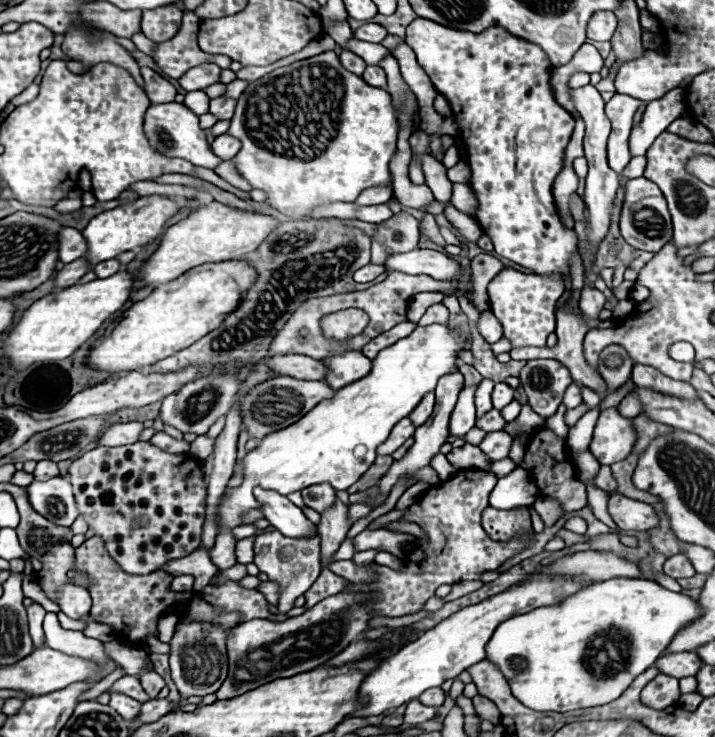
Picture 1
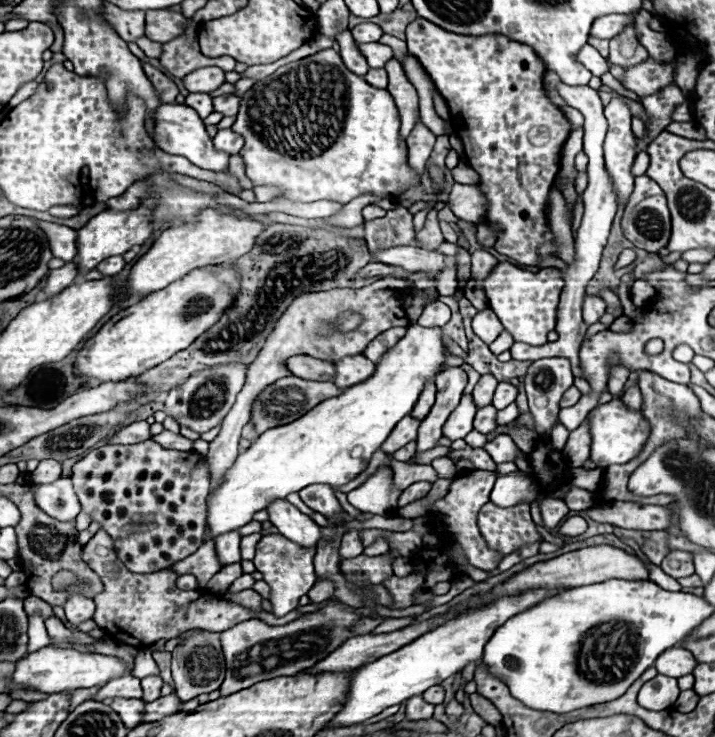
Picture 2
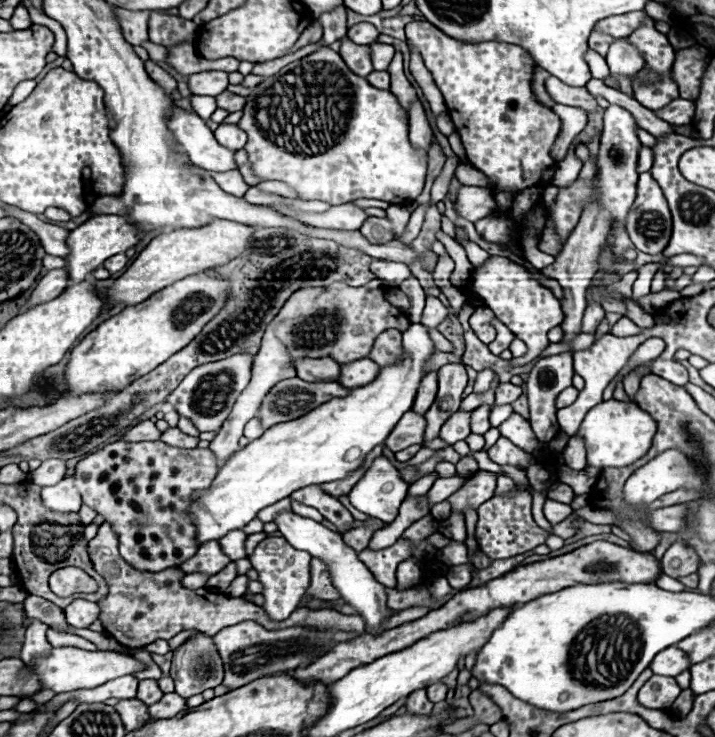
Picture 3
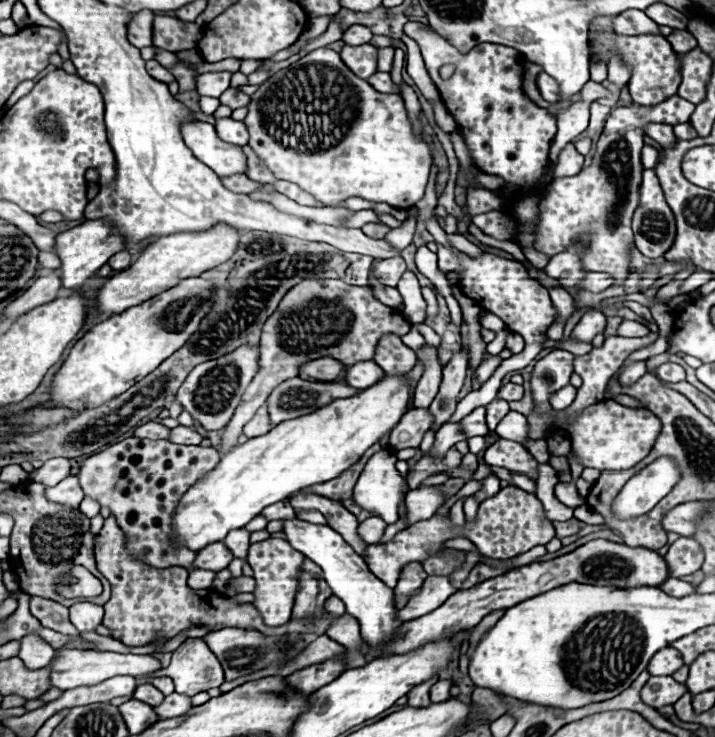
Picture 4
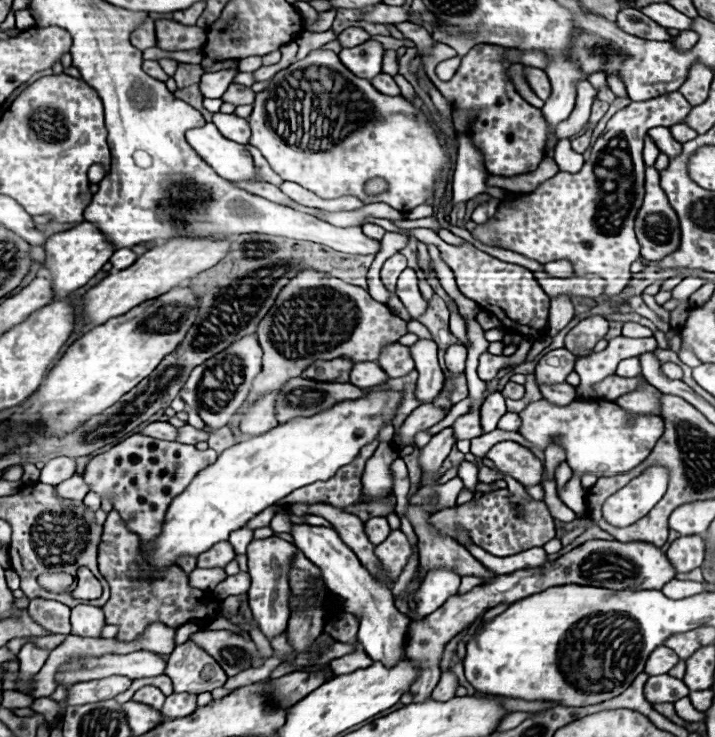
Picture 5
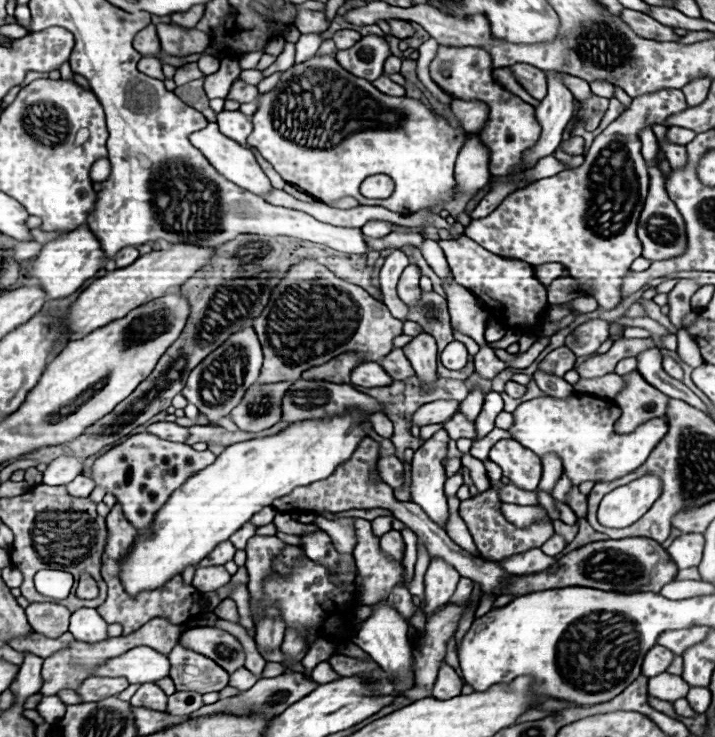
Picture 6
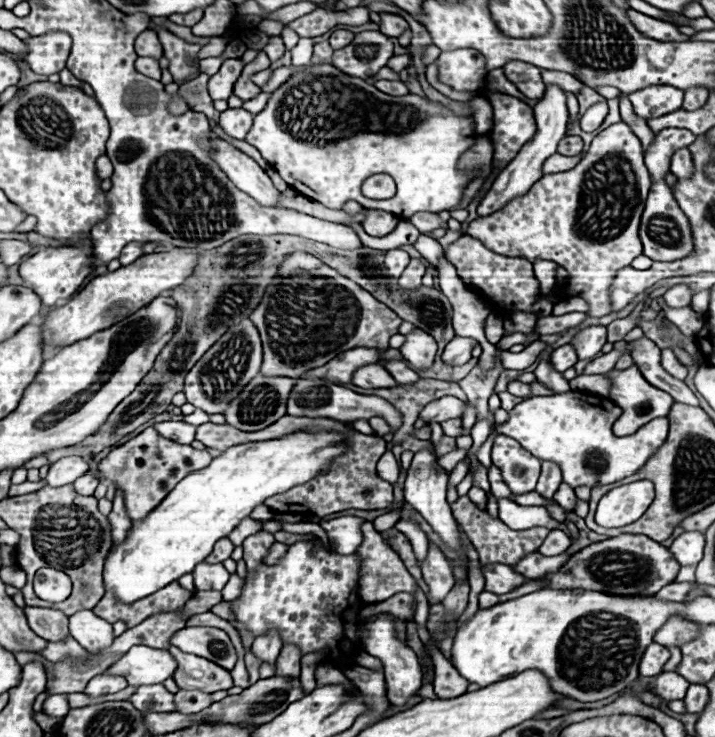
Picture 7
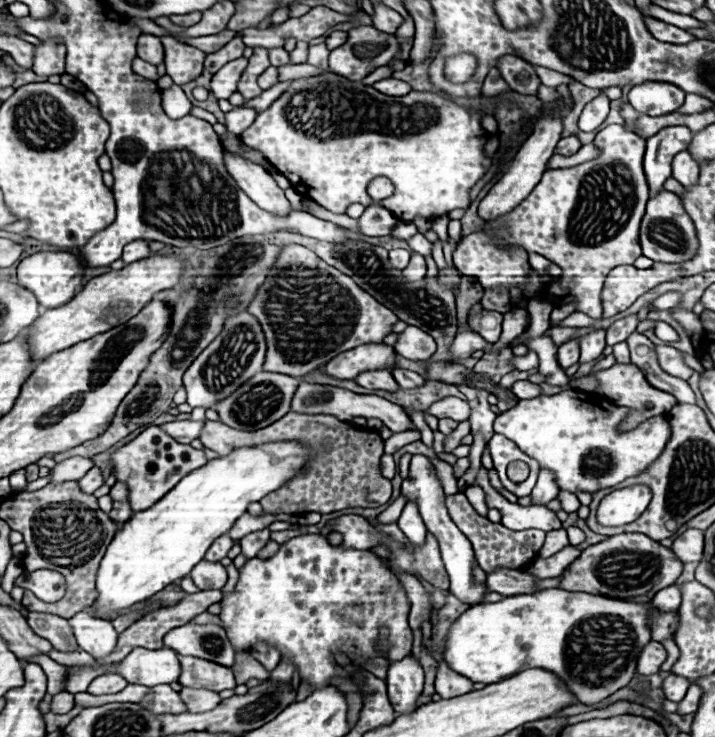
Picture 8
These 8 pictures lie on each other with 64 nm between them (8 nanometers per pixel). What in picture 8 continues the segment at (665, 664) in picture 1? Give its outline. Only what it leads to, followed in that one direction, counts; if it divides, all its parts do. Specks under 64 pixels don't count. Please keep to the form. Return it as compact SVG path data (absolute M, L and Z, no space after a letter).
M650 640L644 650L640 652L640 658L638 658L638 666L636 666L636 672L638 674L656 674L660 670L660 664L666 660L666 650L660 642L654 642Z

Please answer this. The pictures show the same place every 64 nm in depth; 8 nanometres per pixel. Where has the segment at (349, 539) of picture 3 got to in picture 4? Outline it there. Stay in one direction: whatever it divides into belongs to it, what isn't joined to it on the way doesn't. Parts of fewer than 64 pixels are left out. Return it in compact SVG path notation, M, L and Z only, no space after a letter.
M372 516L372 518L364 520L364 522L360 522L358 534L360 534L360 538L362 538L366 544L378 544L380 538L382 538L382 534L384 534L384 530L386 530L386 526L388 526L388 524L386 524L382 518Z

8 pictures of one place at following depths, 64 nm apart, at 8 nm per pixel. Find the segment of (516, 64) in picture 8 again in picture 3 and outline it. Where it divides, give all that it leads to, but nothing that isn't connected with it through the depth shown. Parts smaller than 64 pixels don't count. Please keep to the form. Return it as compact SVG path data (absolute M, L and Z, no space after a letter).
M550 76L546 78L544 82L546 86L546 92L550 94L550 98L554 98L558 104L568 104L568 106L578 106L578 108L584 108L588 114L592 110L596 110L596 98L592 98L586 88L570 88L570 86L564 86L558 78Z

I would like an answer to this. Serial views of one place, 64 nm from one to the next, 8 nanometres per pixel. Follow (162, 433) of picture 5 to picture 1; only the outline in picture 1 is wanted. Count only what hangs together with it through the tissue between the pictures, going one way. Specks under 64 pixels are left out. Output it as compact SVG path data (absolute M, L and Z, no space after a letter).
M116 422L98 440L100 446L126 446L140 440L144 430L142 422Z

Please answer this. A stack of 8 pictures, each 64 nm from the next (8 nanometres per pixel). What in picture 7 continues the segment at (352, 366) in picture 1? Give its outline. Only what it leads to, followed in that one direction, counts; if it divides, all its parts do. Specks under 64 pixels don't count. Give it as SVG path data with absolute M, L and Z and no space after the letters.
M380 364L358 368L354 372L352 382L360 388L394 388L396 386L396 380Z

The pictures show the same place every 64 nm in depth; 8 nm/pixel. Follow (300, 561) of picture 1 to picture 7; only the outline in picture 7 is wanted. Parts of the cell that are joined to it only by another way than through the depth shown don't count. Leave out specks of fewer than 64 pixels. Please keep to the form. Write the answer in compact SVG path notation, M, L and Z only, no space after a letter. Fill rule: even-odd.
M260 532L260 534L252 534L252 538L244 540L244 562L248 566L248 570L256 568L262 558L266 556L268 548L274 544L274 536L268 532ZM276 632L272 634L266 634L266 636L258 636L252 644L252 652L256 658L260 658L262 662L268 662L268 664L274 664L278 654L282 650L282 642L280 638L276 636Z

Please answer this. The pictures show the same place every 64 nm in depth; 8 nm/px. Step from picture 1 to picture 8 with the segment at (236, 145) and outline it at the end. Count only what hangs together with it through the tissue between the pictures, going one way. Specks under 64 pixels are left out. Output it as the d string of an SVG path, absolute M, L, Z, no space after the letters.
M236 108L232 112L226 112L226 128L234 134L242 134L256 118L256 110L252 108Z

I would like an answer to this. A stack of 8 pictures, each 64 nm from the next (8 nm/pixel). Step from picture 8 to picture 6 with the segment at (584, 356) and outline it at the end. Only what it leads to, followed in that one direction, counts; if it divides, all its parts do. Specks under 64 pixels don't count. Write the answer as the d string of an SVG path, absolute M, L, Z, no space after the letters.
M590 320L582 326L578 326L568 338L566 346L576 356L592 356L600 348L600 344L608 338L608 322L604 320Z

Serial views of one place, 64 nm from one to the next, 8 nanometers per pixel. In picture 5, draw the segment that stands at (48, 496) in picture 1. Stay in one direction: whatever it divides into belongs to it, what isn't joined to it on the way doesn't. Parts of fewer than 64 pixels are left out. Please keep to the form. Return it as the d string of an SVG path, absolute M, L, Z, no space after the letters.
M78 474L74 478L70 478L70 480L64 480L56 488L58 488L58 496L60 498L66 498L66 500L82 500L90 492L88 490L88 484Z

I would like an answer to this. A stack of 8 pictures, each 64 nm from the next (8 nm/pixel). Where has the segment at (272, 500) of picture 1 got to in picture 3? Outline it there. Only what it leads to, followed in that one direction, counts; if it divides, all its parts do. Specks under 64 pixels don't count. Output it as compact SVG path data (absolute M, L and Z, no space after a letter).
M282 512L276 516L274 520L278 524L278 530L282 532L282 536L298 550L304 550L308 554L312 554L312 558L322 560L328 566L328 574L332 580L332 586L340 592L340 596L346 600L348 606L352 606L366 622L366 630L368 634L376 636L380 634L380 626L384 620L390 618L388 614L388 606L386 606L386 586L382 586L380 582L376 582L372 578L372 572L358 560L358 554L344 544L342 534L340 532L332 532L326 526L322 526L320 522L314 522L310 518L302 518L294 512Z

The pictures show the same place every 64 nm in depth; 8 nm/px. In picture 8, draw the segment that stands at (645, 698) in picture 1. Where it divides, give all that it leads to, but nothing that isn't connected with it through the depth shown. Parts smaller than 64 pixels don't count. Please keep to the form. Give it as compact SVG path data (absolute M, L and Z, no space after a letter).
M670 674L666 680L664 680L664 696L666 700L672 700L672 702L680 702L684 696L686 696L686 690L688 690L688 682L682 678L682 676L676 676L676 674Z

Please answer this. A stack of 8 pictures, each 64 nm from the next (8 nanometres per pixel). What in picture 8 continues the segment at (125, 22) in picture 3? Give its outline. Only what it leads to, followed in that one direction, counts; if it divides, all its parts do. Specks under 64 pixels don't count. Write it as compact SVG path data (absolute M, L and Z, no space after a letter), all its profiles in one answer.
M142 34L138 38L138 56L146 62L152 62L154 66L164 62L164 48L158 36L152 34Z

